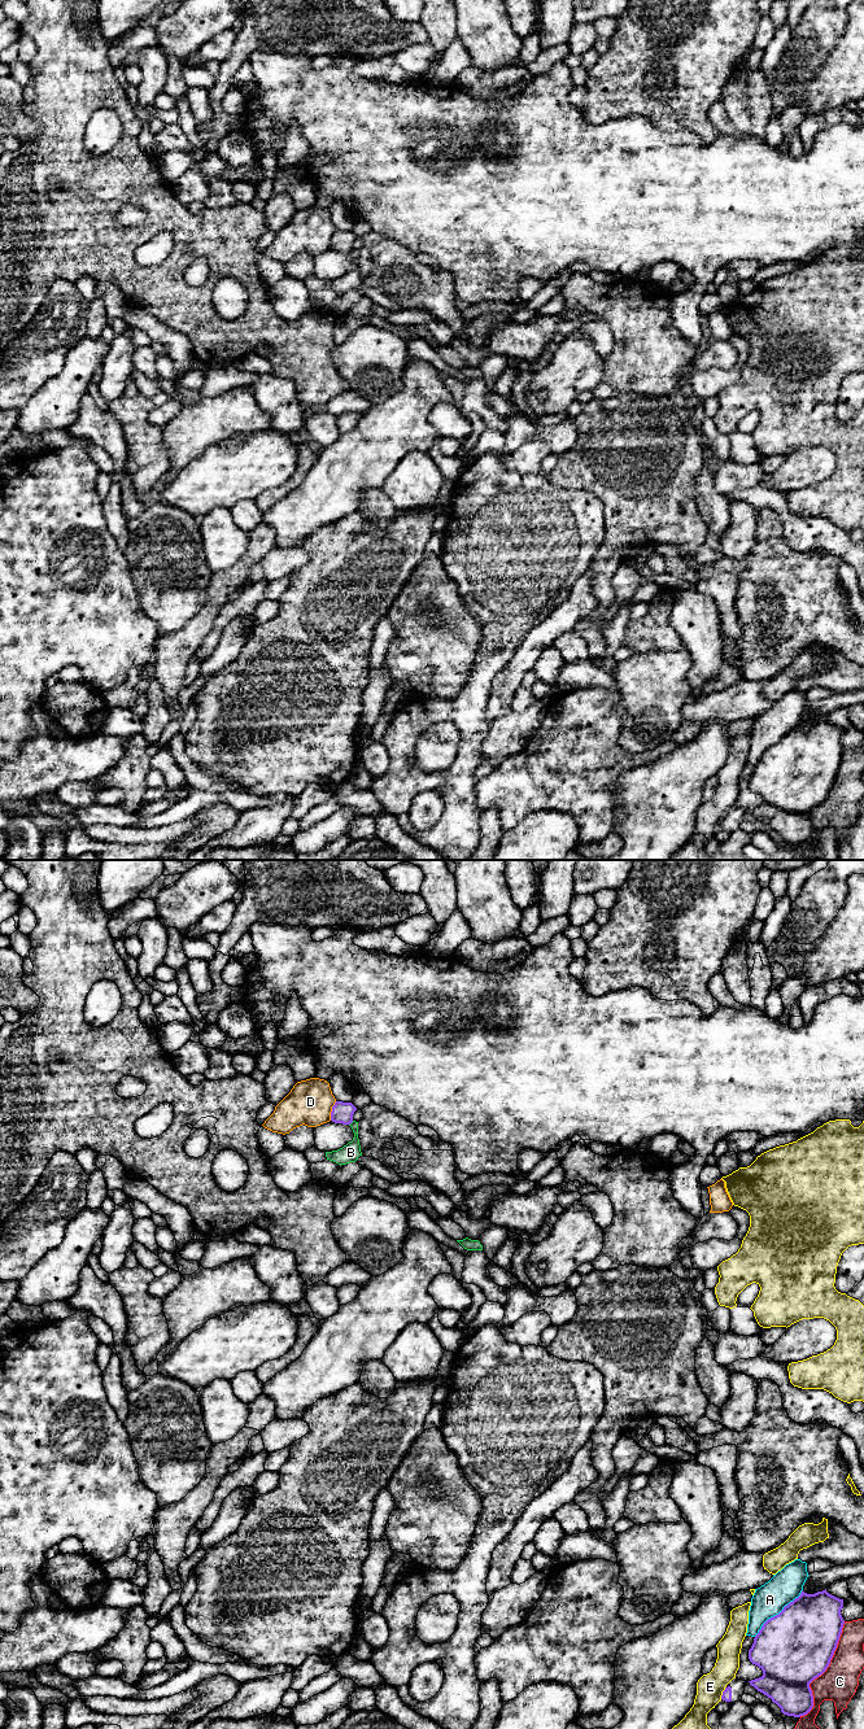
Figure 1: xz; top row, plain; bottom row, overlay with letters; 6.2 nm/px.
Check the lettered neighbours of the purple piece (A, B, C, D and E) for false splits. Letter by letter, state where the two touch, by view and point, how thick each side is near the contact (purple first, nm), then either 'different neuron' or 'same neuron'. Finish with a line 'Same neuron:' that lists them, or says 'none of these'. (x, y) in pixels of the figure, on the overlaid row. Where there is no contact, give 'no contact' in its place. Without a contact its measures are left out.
A: xz (779, 1614) | 460/200 nm | different neuron
B: xz (350, 1122) | 130/120 nm | different neuron
C: xz (823, 1672) | 460/220 nm | different neuron
D: xz (332, 1110) | 130/280 nm | different neuron
E: xz (723, 1693) | 60/170 nm | different neuron
Same neuron: none of these

